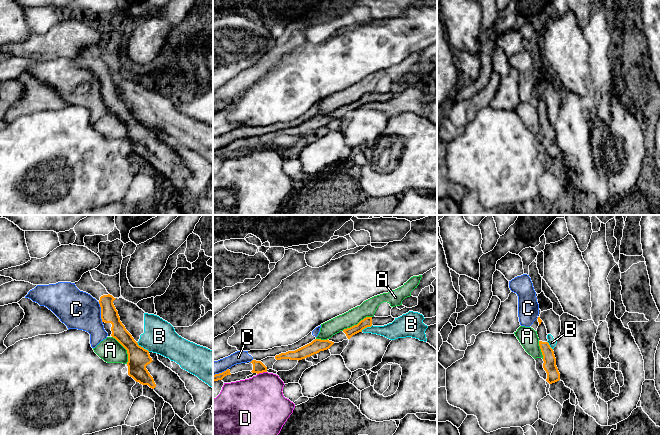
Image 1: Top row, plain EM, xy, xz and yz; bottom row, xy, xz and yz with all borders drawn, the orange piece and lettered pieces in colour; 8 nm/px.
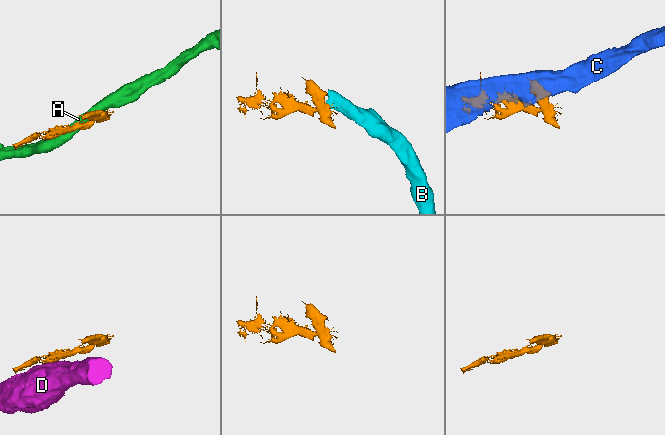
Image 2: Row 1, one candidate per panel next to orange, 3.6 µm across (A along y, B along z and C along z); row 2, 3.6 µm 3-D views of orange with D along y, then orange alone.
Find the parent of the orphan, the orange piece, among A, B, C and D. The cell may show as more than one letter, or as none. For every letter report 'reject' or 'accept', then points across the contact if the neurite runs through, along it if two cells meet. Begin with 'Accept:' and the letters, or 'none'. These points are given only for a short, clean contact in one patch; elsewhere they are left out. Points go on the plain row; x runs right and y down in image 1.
Accept: none
A: reject
B: reject | along xy (136, 118), (149, 127)
C: reject
D: reject | along xz (266, 147), (257, 150)

